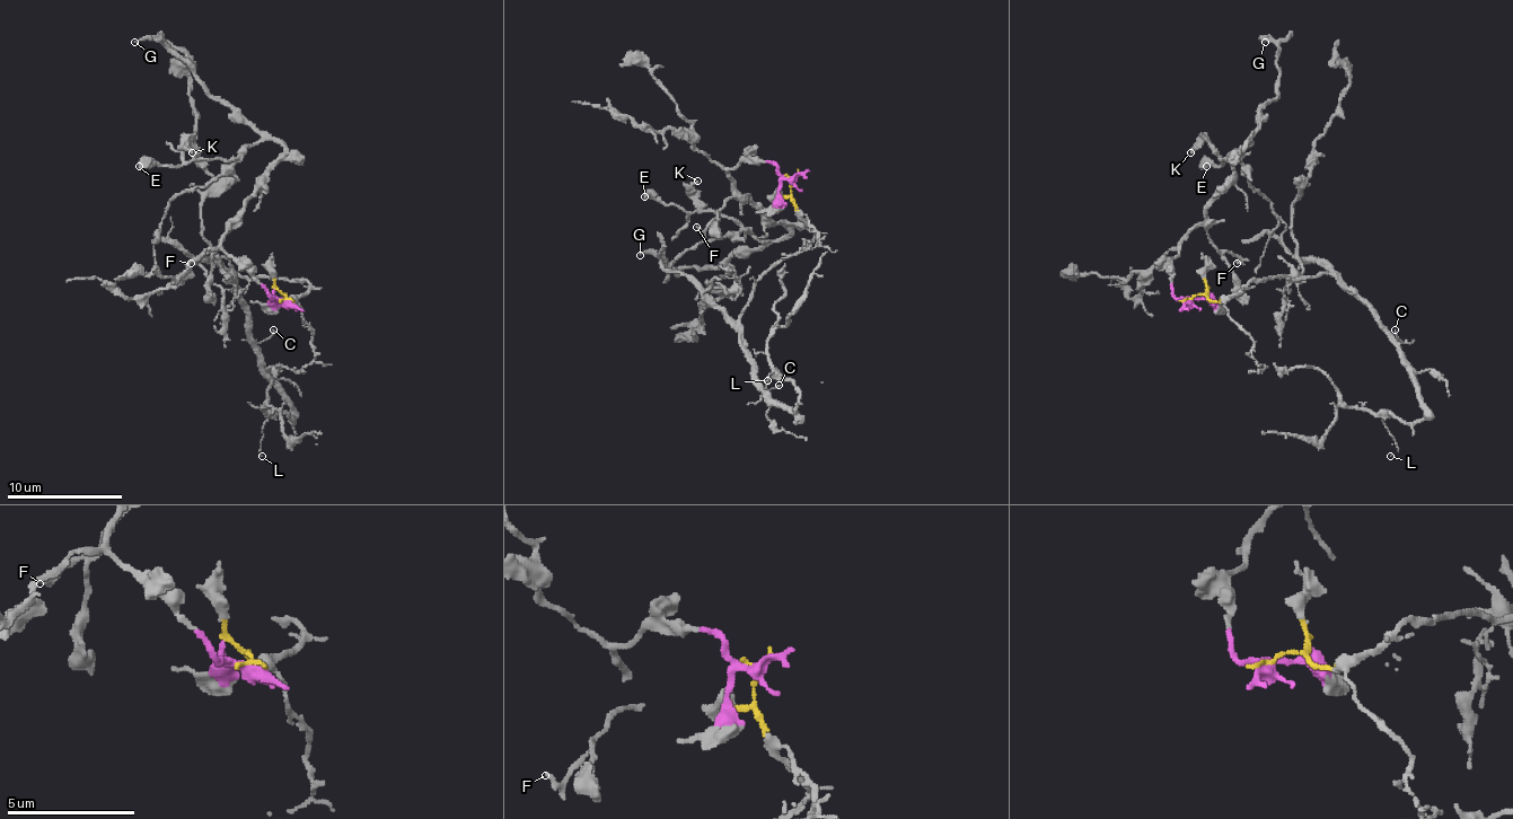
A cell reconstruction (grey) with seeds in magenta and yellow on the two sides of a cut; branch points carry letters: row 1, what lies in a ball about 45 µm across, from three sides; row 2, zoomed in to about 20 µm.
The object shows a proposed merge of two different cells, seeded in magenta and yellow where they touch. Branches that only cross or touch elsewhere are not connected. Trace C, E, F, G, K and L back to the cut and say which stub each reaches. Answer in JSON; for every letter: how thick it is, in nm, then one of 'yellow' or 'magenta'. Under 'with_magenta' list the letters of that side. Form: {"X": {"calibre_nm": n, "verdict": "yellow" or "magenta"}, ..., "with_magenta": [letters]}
{"C": {"calibre_nm": 100, "verdict": "yellow"}, "E": {"calibre_nm": 550, "verdict": "magenta"}, "F": {"calibre_nm": 200, "verdict": "magenta"}, "G": {"calibre_nm": 180, "verdict": "magenta"}, "K": {"calibre_nm": 200, "verdict": "magenta"}, "L": {"calibre_nm": 50, "verdict": "yellow"}, "with_magenta": ["E", "F", "G", "K"]}

